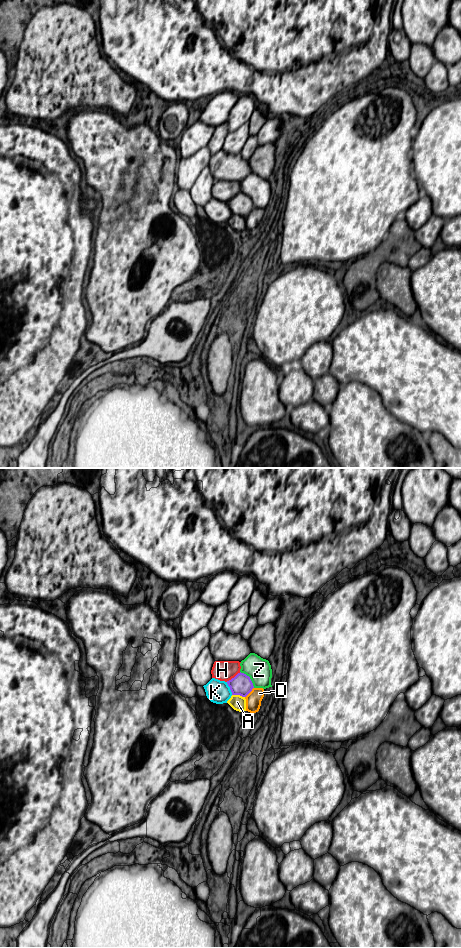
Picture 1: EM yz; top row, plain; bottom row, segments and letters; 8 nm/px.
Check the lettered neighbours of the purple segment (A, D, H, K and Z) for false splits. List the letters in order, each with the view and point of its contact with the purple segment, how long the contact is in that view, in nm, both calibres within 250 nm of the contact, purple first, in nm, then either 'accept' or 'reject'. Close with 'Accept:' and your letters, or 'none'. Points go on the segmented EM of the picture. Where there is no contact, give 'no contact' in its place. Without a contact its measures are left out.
A: meets purple in yz at (238, 694); contact 110 nm long; 170 nm thick on the purple side, 120 nm on the other; reject
D: meets purple in yz at (250, 691); contact 110 nm long; 170 nm thick on the purple side, 130 nm on the other; accept
H: meets purple in yz at (234, 677); contact 140 nm long; 170 nm thick on the purple side, 160 nm on the other; reject
K: meets purple in yz at (230, 688); contact 120 nm long; 170 nm thick on the purple side, 180 nm on the other; reject
Z: meets purple in yz at (249, 678); contact 180 nm long; 170 nm thick on the purple side, 190 nm on the other; reject
Accept: D

